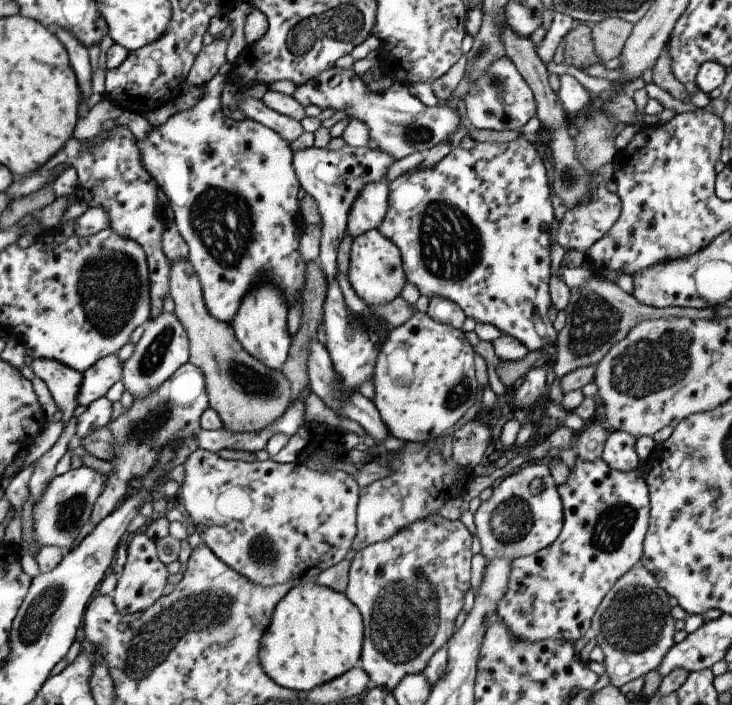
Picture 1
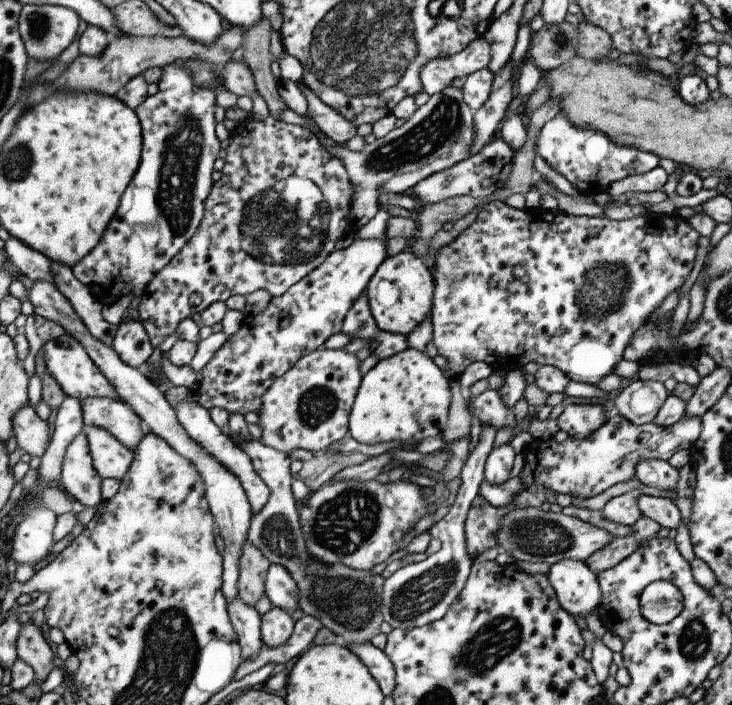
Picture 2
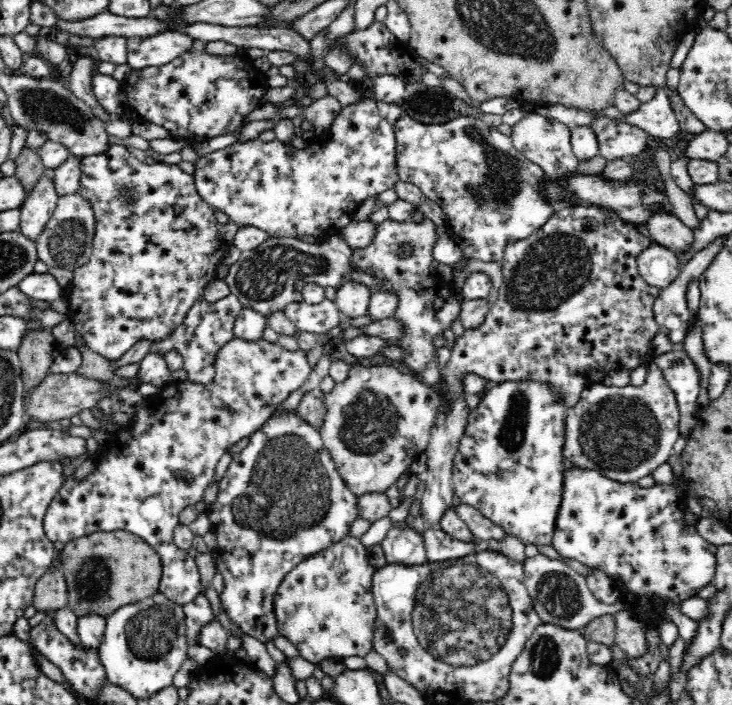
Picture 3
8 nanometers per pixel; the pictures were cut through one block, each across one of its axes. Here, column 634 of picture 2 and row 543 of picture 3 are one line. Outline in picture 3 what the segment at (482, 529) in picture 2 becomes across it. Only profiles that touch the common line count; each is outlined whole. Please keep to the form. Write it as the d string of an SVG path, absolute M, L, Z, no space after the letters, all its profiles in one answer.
M427 529L422 534L429 562L462 558L475 552L476 544L452 538L442 529Z

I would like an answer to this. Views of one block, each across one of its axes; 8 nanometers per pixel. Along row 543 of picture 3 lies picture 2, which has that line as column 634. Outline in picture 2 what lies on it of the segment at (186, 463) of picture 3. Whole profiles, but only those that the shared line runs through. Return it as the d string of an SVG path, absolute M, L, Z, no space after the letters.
M558 112L552 120L546 121L537 136L534 150L570 184L576 186L578 192L593 197L607 192L610 184L624 180L627 176L646 174L660 164L655 154L620 146L604 136L604 132L574 126L568 116L564 116L564 112Z

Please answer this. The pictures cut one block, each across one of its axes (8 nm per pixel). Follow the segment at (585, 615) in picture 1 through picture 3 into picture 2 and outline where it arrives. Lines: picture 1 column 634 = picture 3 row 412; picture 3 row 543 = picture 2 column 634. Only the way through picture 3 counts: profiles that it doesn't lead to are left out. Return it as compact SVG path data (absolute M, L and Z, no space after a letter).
M649 517L639 518L632 524L632 534L624 538L614 537L606 548L594 552L587 560L588 568L595 574L614 568L625 558L628 558L640 546L642 540L653 539L660 532L660 524Z

